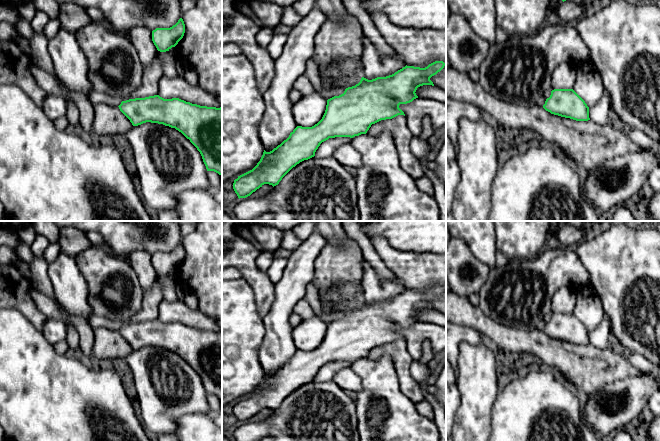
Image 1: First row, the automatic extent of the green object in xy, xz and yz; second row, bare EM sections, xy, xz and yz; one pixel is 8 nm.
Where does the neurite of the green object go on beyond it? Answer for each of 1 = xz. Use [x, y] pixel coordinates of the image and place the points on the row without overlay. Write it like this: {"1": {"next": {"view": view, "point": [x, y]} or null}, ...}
{"1": {"next": null}}

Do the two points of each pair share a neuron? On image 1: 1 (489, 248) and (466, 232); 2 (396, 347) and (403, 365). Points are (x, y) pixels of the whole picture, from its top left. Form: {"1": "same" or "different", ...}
{"1": "same", "2": "same"}

